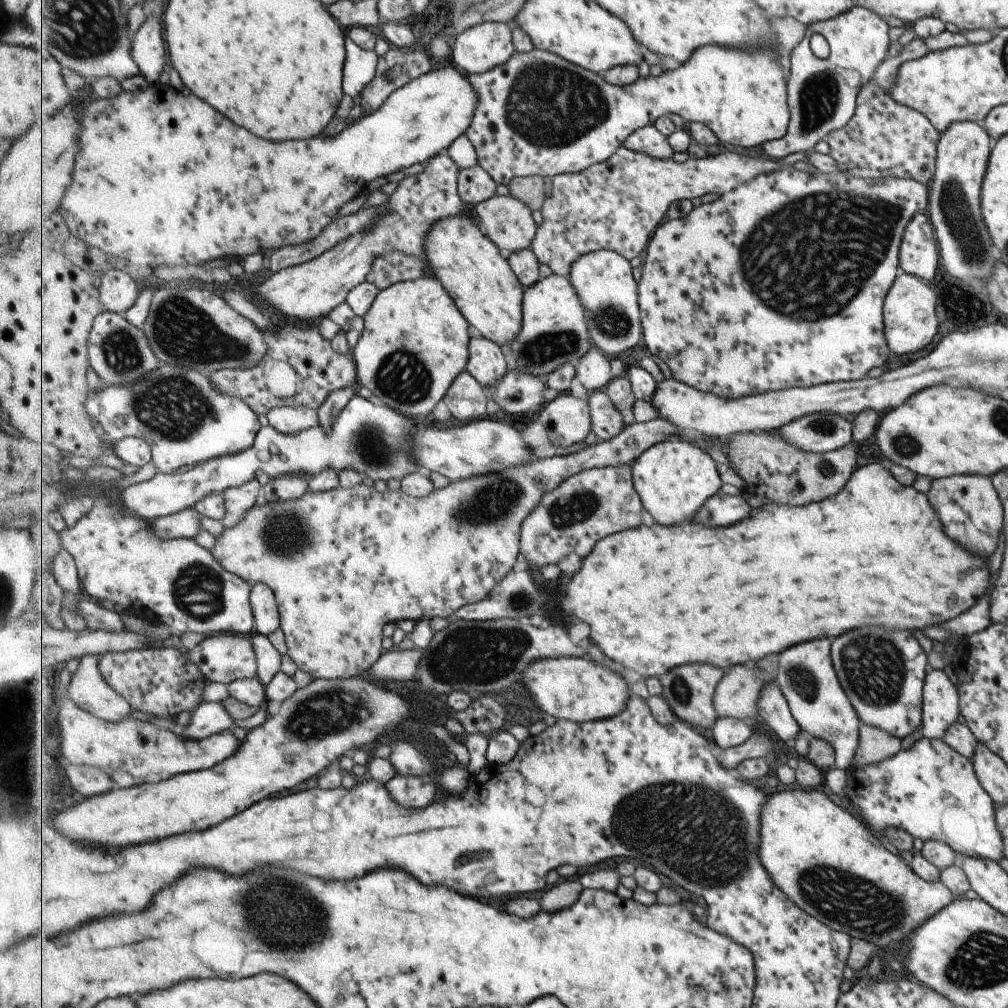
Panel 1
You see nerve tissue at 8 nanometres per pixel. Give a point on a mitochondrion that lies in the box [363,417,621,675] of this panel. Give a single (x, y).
(494, 503)

